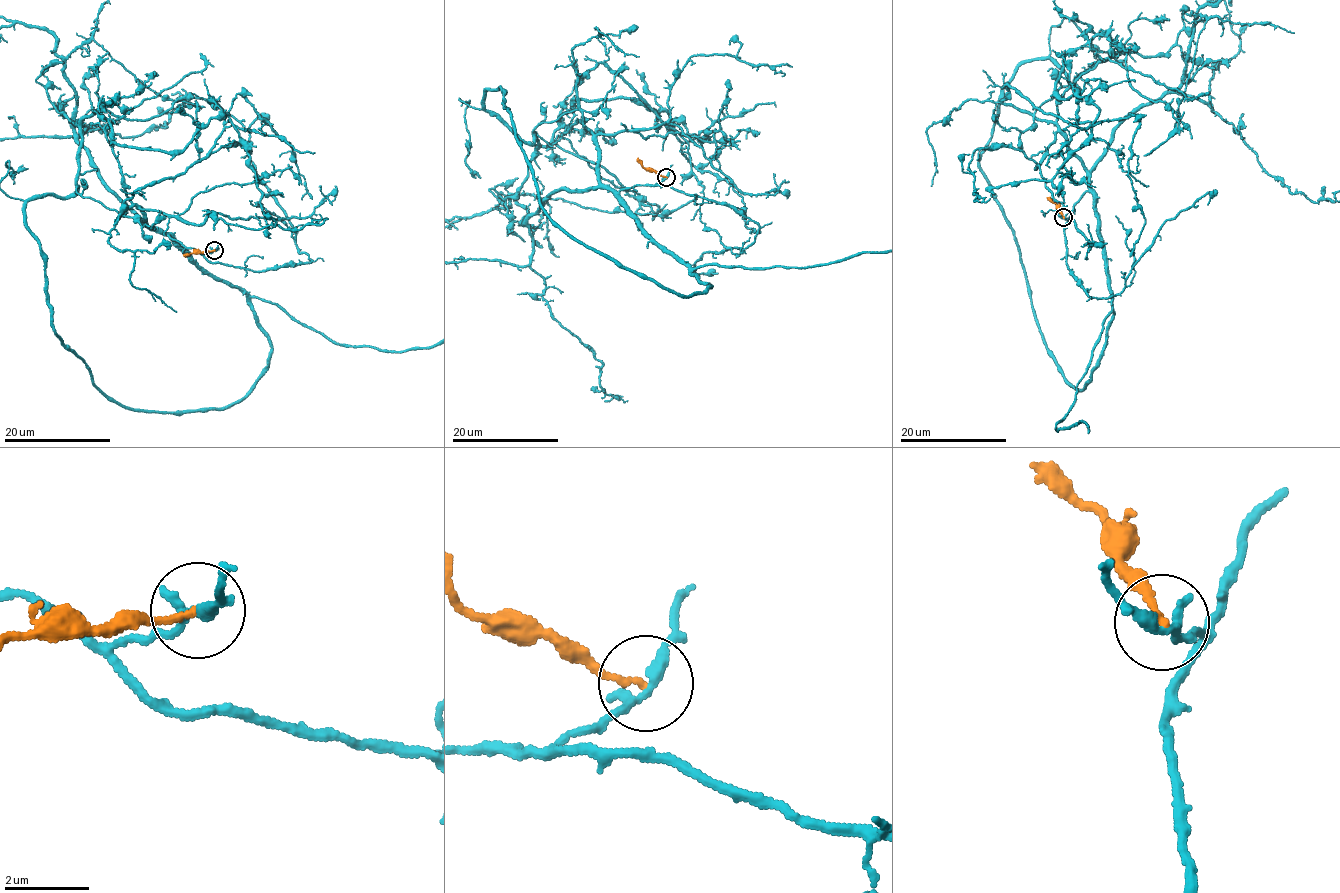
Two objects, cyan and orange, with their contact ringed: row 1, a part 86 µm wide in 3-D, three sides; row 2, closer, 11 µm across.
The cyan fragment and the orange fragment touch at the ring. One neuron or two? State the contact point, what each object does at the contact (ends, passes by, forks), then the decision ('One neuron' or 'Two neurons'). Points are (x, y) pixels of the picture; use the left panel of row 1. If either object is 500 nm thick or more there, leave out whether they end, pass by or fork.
Place: (214, 250). At the ring cyan forks. At the ring orange ends. Two neurons

